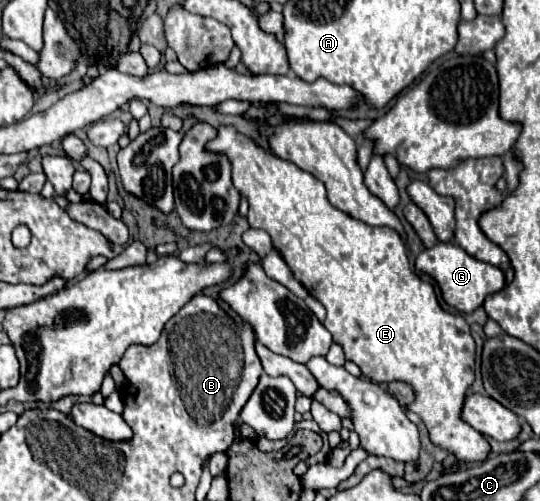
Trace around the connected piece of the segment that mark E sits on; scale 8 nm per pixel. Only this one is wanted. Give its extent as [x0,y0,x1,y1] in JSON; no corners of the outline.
[207,126,491,462]

